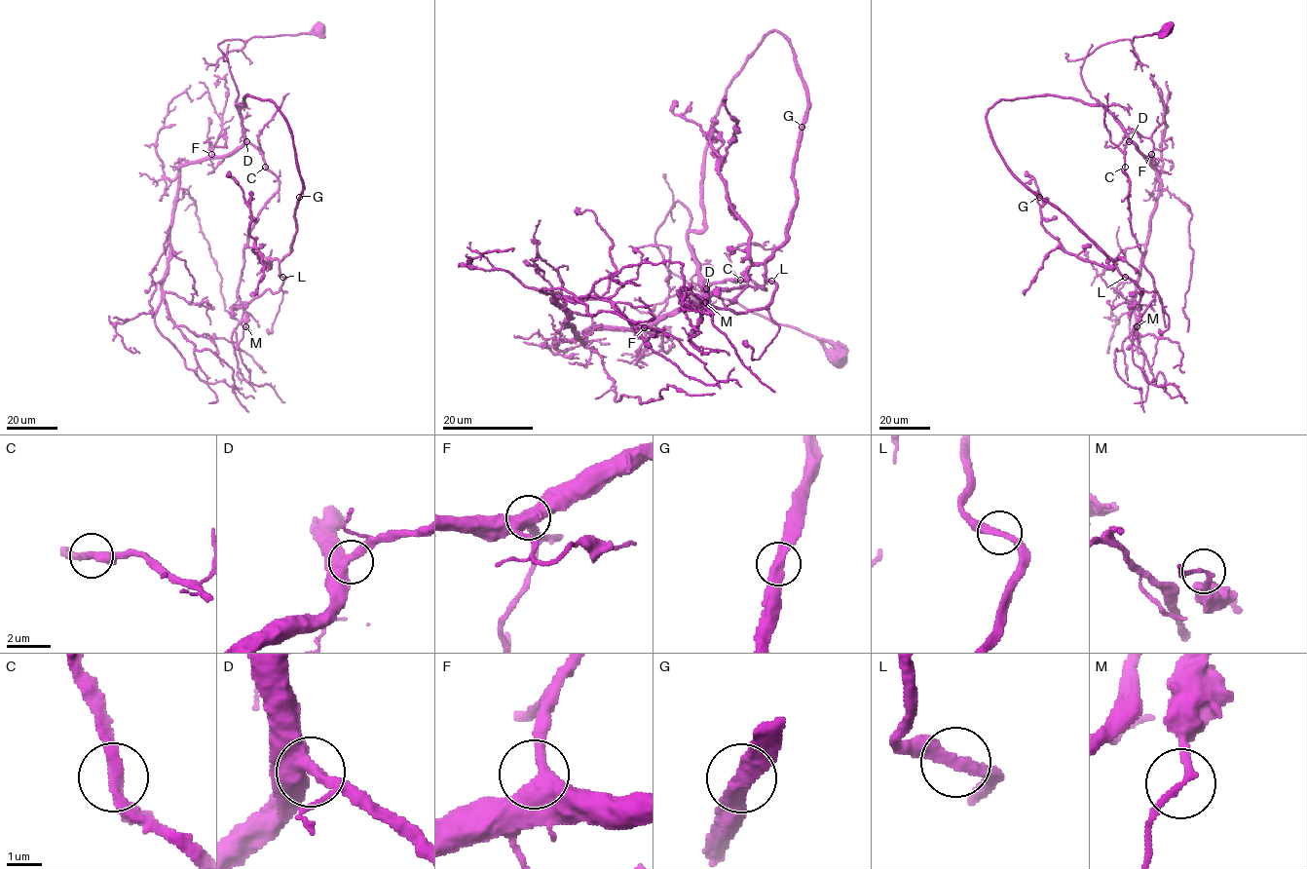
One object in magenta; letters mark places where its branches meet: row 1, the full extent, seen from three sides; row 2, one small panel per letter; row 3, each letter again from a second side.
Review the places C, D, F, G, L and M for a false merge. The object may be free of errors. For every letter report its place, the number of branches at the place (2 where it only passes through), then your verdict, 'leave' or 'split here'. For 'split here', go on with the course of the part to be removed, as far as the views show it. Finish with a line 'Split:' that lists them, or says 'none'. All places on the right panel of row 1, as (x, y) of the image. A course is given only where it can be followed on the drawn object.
C: (1125, 167) | 2 | leave
D: (1129, 141) | 2 | leave
F: (1151, 154) | 2 | leave
G: (1039, 197) | 2 | leave
L: (1125, 277) | 2 | leave
M: (1137, 326) | 2 | leave
Split: none

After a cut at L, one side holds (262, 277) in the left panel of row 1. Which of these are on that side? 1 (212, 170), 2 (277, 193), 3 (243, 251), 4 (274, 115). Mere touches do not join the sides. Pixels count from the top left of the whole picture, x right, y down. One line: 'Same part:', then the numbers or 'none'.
Same part: none

